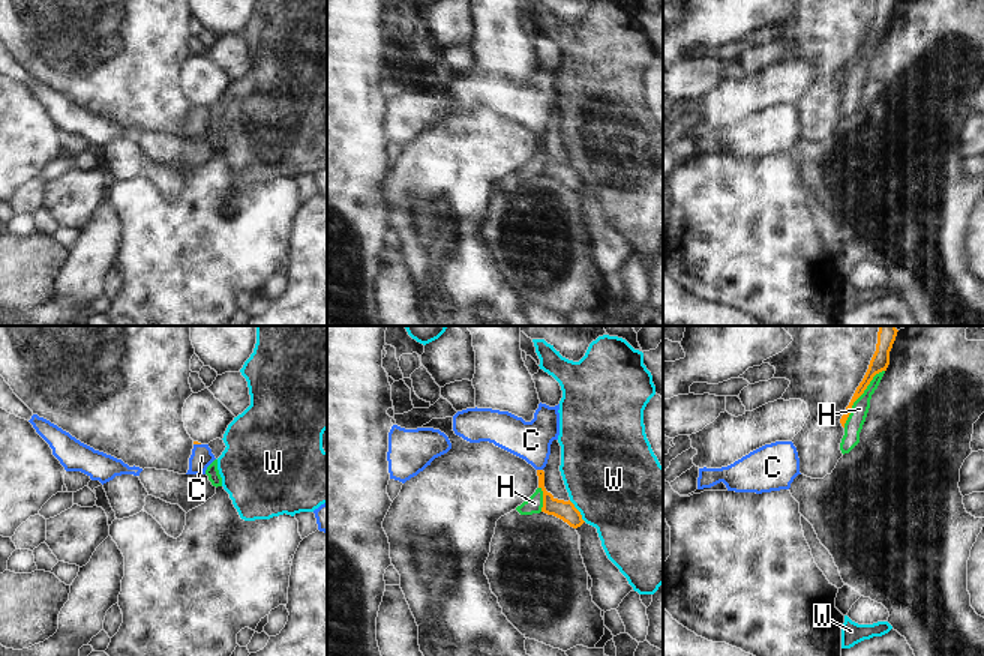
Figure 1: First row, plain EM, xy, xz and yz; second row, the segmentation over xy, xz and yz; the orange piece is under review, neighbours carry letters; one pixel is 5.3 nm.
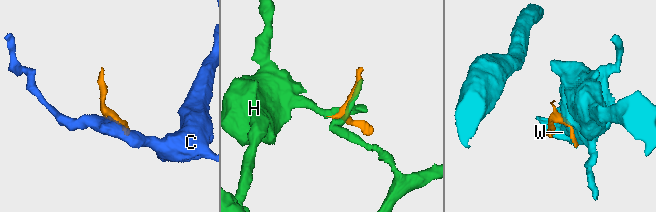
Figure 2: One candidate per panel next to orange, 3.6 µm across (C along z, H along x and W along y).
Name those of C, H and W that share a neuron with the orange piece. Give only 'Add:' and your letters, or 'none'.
Add: C

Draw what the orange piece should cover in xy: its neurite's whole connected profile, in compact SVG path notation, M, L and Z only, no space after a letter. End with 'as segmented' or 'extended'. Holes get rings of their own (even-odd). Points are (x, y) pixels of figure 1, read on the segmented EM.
M194 441L192 455L189 458L189 470L186 474L206 474L207 467L214 461L214 455L208 444Z | extended

